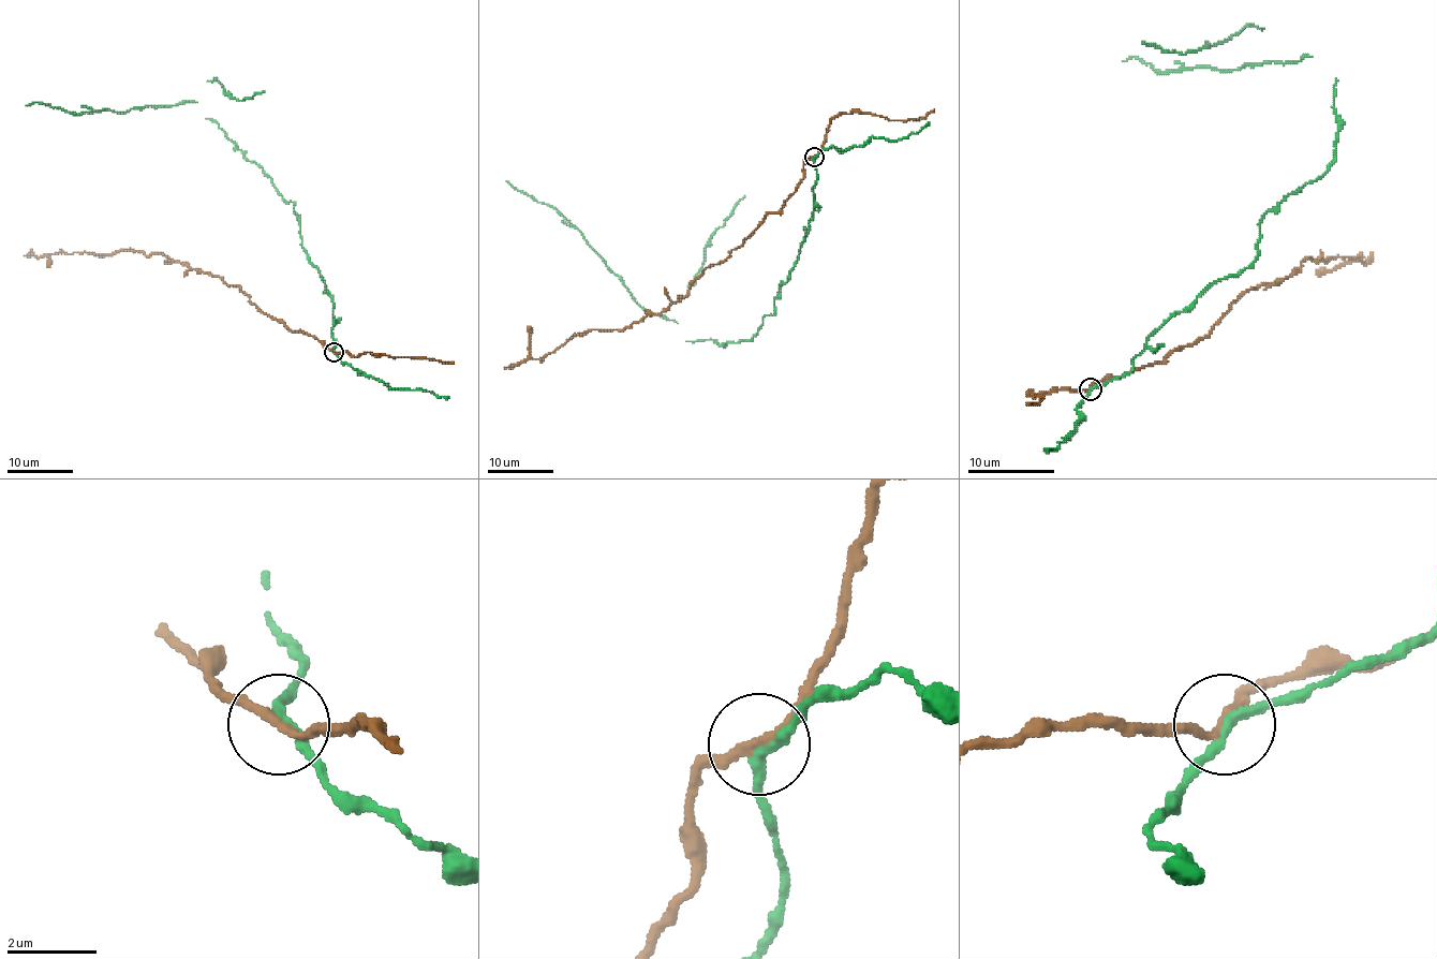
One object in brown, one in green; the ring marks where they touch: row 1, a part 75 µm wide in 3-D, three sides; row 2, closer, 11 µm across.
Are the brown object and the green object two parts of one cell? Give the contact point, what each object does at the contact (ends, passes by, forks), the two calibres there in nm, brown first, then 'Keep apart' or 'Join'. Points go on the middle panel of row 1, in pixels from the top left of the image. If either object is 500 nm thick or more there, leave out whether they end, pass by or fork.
Place: (814, 157). At the ring brown passes by. At the ring green passes by. Thickness 190 nm (brown) against 220 nm. Keep apart

